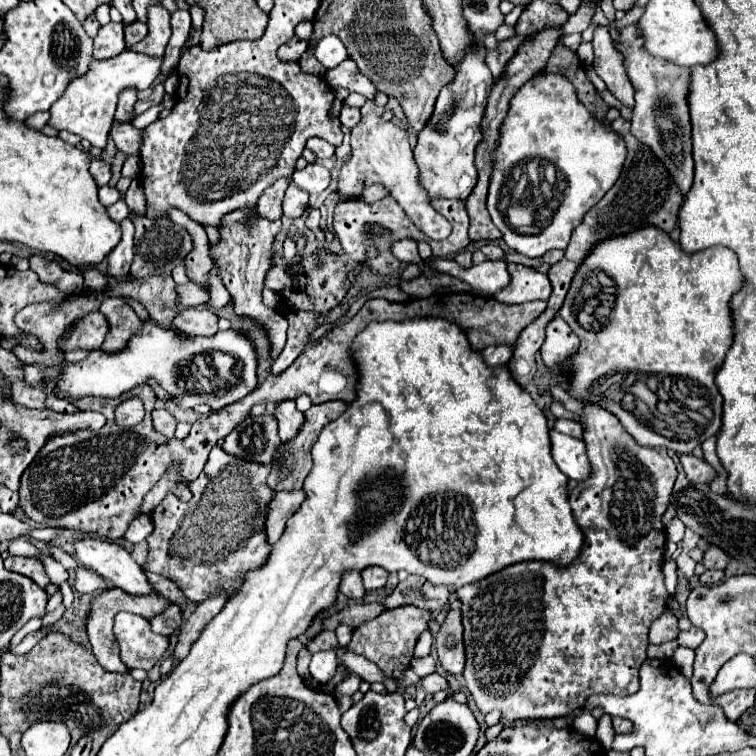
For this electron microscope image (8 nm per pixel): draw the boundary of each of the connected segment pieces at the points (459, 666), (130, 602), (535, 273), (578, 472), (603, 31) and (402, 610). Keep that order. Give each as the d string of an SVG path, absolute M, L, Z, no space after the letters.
M452 609L436 637L436 651L438 651L440 665L444 667L444 671L448 671L452 675L460 675L464 671L464 663L466 663L462 631L464 629L462 629L462 621L460 621L460 611Z
M110 589L104 591L102 595L98 595L96 599L92 599L90 603L90 615L88 615L88 639L92 645L92 653L96 657L96 661L106 669L106 671L114 671L114 673L126 673L128 667L120 661L119 645L113 634L114 617L120 611L132 611L138 615L144 615L146 619L154 617L154 613L166 609L170 605L168 599L160 597L160 595L148 595L148 597L134 597L134 595L126 595L122 589Z
M508 263L508 273L510 273L508 287L494 295L498 301L502 303L528 303L536 299L548 301L552 287L546 273L516 263Z
M556 429L550 431L550 443L552 443L552 459L556 461L558 469L574 481L586 479L590 475L590 463L586 459L586 447L580 439L574 439L570 435L564 435Z
M598 27L592 39L594 45L594 69L606 83L608 91L626 107L634 107L634 87L622 65L622 55L614 51L612 37L606 27Z
M402 605L396 609L382 611L376 619L362 623L358 629L354 629L354 637L350 641L350 653L362 655L368 661L376 663L388 677L402 679L404 671L410 667L414 645L418 637L428 629L432 613L414 605Z

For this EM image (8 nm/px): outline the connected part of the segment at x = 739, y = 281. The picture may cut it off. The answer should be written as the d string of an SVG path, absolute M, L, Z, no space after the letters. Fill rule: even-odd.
M646 227L646 231L634 231L634 235L622 235L622 239L610 239L610 243L602 243L602 247L594 247L594 255L590 255L590 259L586 259L586 263L582 263L582 267L578 269L578 275L574 277L574 283L560 309L562 319L566 319L572 331L580 337L578 355L574 355L568 361L572 369L570 395L574 399L596 403L608 409L610 413L614 413L620 419L620 423L626 427L626 431L640 445L666 447L676 453L692 453L694 447L698 447L710 435L716 435L716 431L720 429L722 395L714 385L714 375L722 367L724 355L730 349L734 339L734 319L732 319L730 301L732 301L732 295L742 289L742 285L744 285L744 275L740 271L736 255L728 247L710 247L700 253L686 255L678 247L678 243L674 243L664 231L654 231L654 227ZM598 271L604 271L612 279L612 295L584 295L586 281L590 279L592 273L598 273ZM614 371L625 371L625 374L634 372L694 379L696 383L704 385L710 391L712 395L710 407L712 407L714 419L710 421L710 425L702 435L696 435L694 439L684 439L684 441L668 439L656 431L650 431L650 427L634 419L634 414L622 409L619 403L592 395L594 381Z

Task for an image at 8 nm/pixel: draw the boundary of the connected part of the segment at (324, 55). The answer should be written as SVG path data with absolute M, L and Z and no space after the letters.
M336 35L324 37L324 39L316 45L314 55L316 55L316 59L318 59L326 69L332 69L332 67L336 67L338 63L342 63L342 61L348 59L346 47L344 47L344 43L342 43Z

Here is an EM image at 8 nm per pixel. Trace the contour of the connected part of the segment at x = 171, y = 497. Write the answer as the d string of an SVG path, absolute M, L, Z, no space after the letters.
M218 445L210 451L204 471L198 479L188 483L192 491L190 501L178 501L174 493L168 493L164 501L154 509L152 523L154 531L148 535L148 561L142 565L144 571L158 573L172 579L190 601L200 603L206 595L214 595L218 587L226 587L228 593L234 593L250 569L262 567L266 563L266 553L270 545L262 535L262 523L266 517L266 503L270 501L272 491L266 487L266 475L272 465L256 465L232 455L226 455Z

